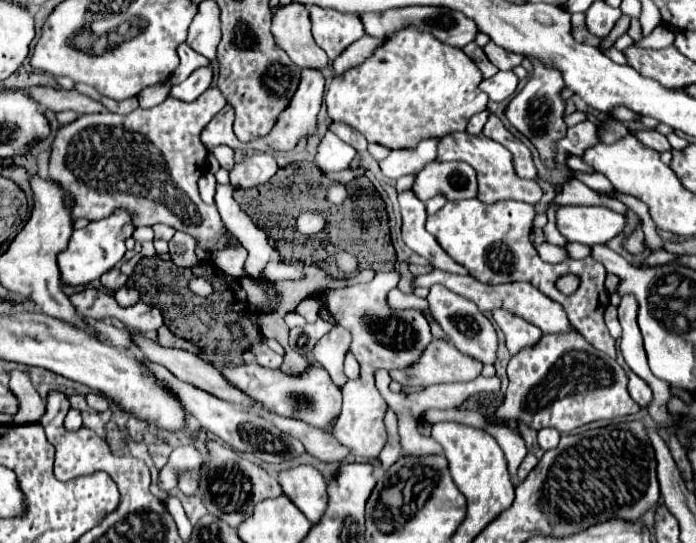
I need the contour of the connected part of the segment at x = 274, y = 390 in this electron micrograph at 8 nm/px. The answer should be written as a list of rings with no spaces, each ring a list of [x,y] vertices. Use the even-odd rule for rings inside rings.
[[[258,363],[250,365],[238,365],[238,367],[224,367],[222,375],[242,393],[252,397],[254,401],[262,403],[268,411],[282,415],[282,417],[294,417],[300,419],[312,427],[326,429],[332,419],[340,415],[340,405],[342,405],[342,389],[332,383],[330,375],[326,369],[314,367],[312,363],[300,377],[292,377],[282,373],[280,369],[266,369],[260,367]]]

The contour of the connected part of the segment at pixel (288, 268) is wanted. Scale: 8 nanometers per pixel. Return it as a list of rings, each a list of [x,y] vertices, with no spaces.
[[[270,261],[264,269],[266,277],[270,281],[282,281],[282,279],[302,279],[304,277],[304,271],[300,267],[294,267],[294,265],[282,265],[282,263],[276,263],[276,261]]]

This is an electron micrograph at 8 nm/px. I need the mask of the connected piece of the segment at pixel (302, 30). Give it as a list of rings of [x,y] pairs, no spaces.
[[[290,3],[278,7],[272,17],[272,33],[276,43],[302,69],[324,71],[330,63],[328,55],[316,47],[310,33],[310,15],[306,5]]]

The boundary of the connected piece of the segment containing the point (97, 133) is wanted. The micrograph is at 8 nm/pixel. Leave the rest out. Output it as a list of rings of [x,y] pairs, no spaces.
[[[218,87],[206,89],[196,101],[184,103],[168,97],[164,103],[136,111],[128,115],[102,113],[102,115],[82,115],[70,125],[62,125],[52,143],[50,155],[50,179],[60,183],[66,191],[66,205],[72,217],[86,217],[90,221],[108,217],[114,209],[126,207],[136,213],[136,225],[156,225],[164,223],[178,231],[184,231],[196,239],[196,245],[204,253],[212,253],[230,245],[232,233],[222,225],[222,219],[214,205],[206,205],[198,193],[198,179],[206,173],[208,151],[200,141],[200,131],[210,123],[210,119],[224,109],[226,99]]]

